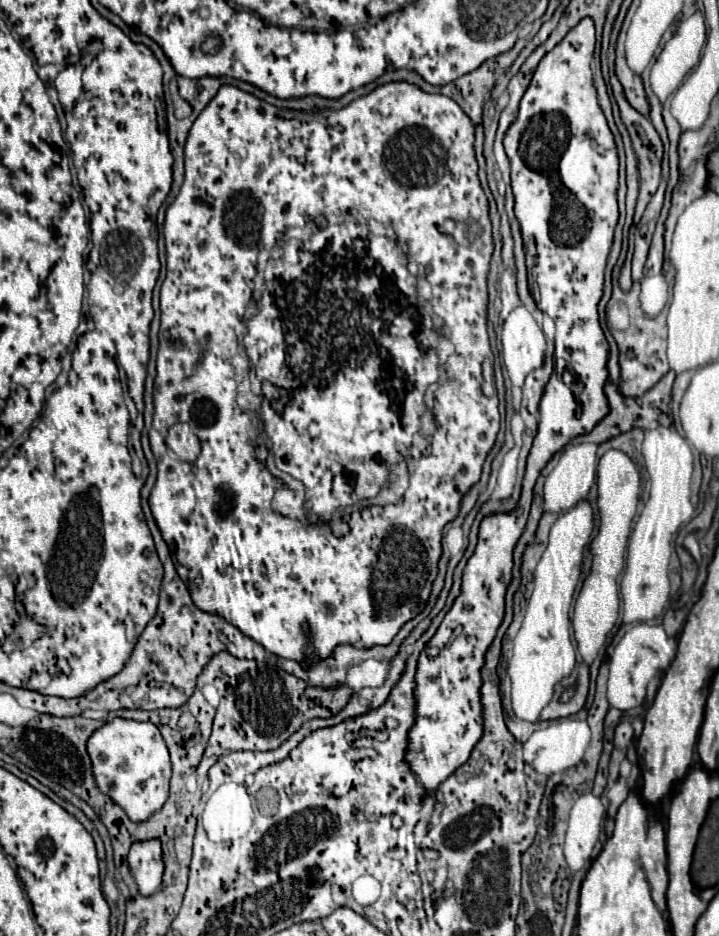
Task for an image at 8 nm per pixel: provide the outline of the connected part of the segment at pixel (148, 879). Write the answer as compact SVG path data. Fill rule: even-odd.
M141 840L135 842L127 856L129 868L135 876L139 894L153 896L163 886L165 862L163 862L163 848L159 840Z

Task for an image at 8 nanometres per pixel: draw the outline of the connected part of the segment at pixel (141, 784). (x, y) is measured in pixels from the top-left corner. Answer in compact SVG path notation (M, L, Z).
M115 718L89 738L87 752L93 762L99 790L115 800L133 822L149 820L163 808L169 796L171 762L167 746L155 724Z

